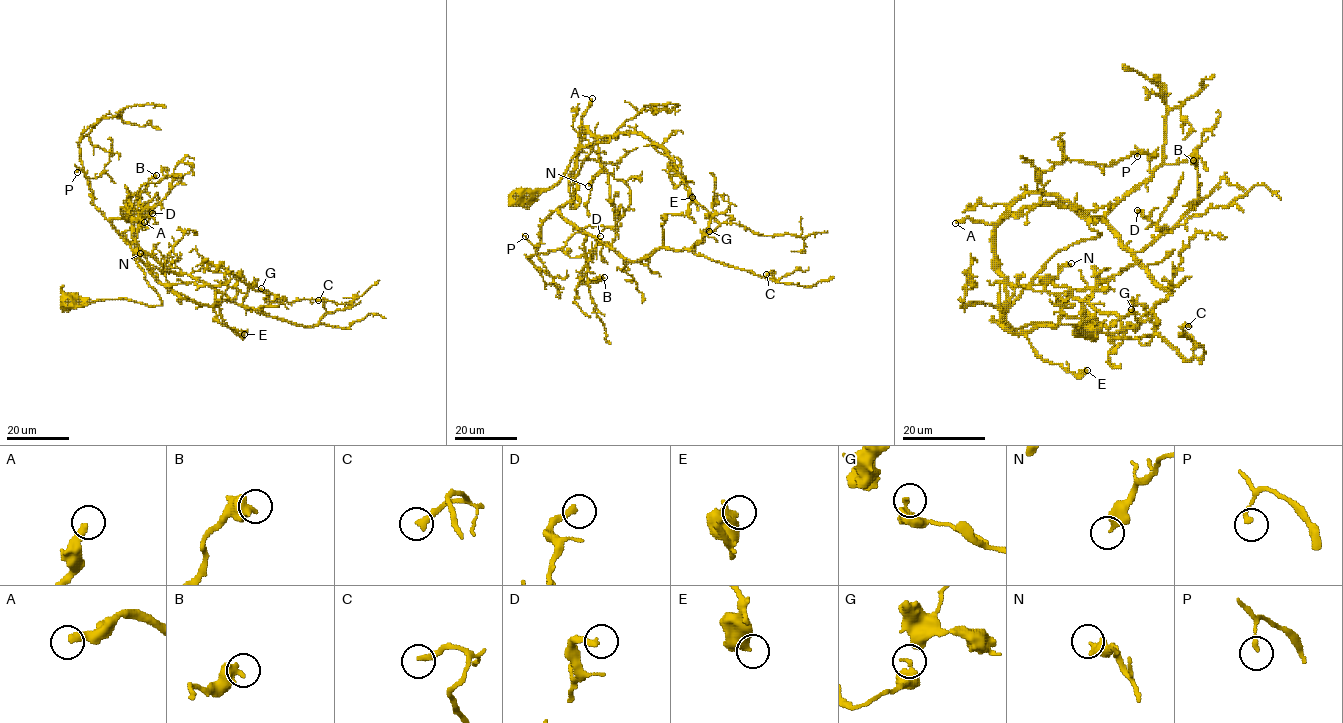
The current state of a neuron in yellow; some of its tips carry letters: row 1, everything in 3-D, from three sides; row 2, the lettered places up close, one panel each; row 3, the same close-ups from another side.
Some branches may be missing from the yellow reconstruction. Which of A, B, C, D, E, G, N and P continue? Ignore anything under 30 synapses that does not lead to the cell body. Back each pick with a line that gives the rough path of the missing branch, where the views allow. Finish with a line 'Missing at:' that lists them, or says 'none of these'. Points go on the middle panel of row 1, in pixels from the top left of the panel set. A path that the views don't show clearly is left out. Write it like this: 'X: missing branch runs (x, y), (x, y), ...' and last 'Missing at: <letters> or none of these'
Missing at: A

